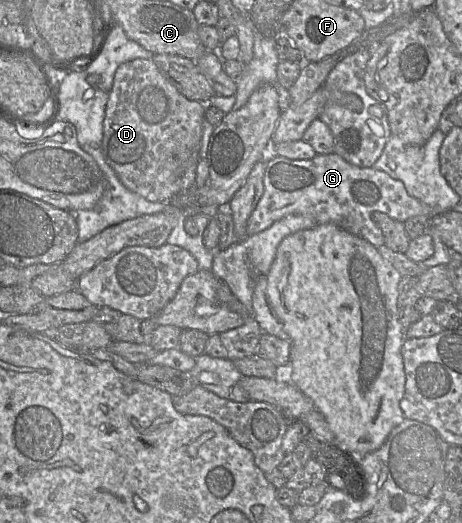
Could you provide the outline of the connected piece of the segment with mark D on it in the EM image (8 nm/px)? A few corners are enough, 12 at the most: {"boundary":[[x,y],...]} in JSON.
{"boundary":[[151,59],[121,64],[102,153],[168,202],[195,185],[205,120]]}

